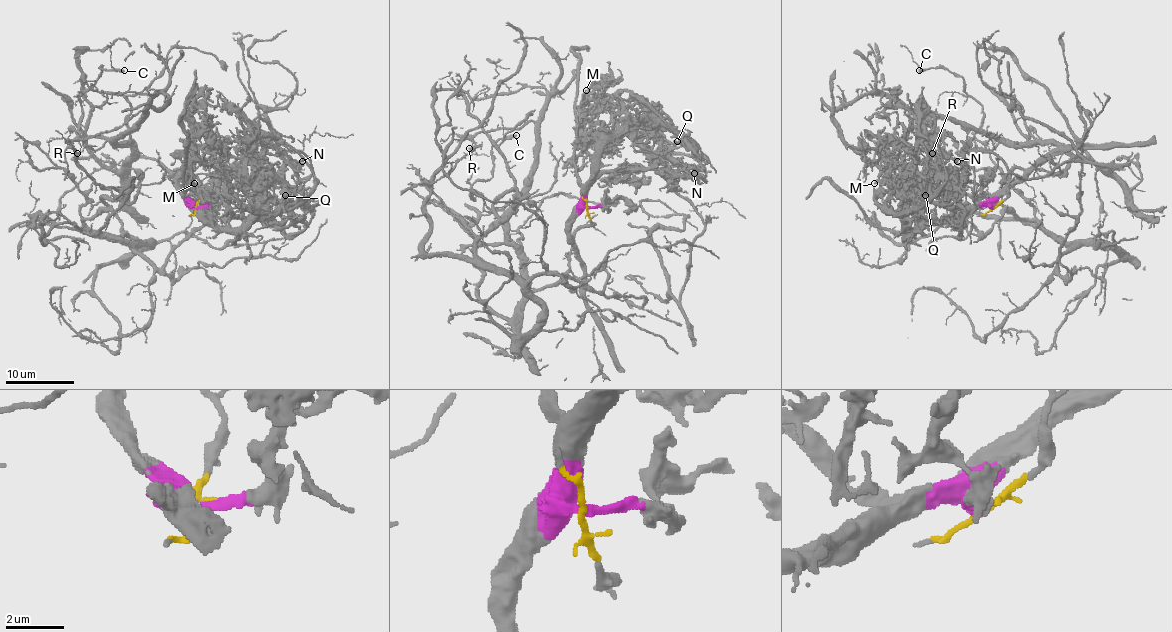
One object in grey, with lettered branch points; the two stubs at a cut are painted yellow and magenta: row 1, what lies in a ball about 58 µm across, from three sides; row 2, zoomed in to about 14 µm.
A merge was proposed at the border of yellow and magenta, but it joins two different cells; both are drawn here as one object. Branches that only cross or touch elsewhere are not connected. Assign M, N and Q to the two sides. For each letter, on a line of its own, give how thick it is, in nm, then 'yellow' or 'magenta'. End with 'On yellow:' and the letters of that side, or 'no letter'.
M: calibre 160 nm; magenta
N: calibre 150 nm; magenta
Q: calibre 240 nm; magenta
On yellow: no letter

